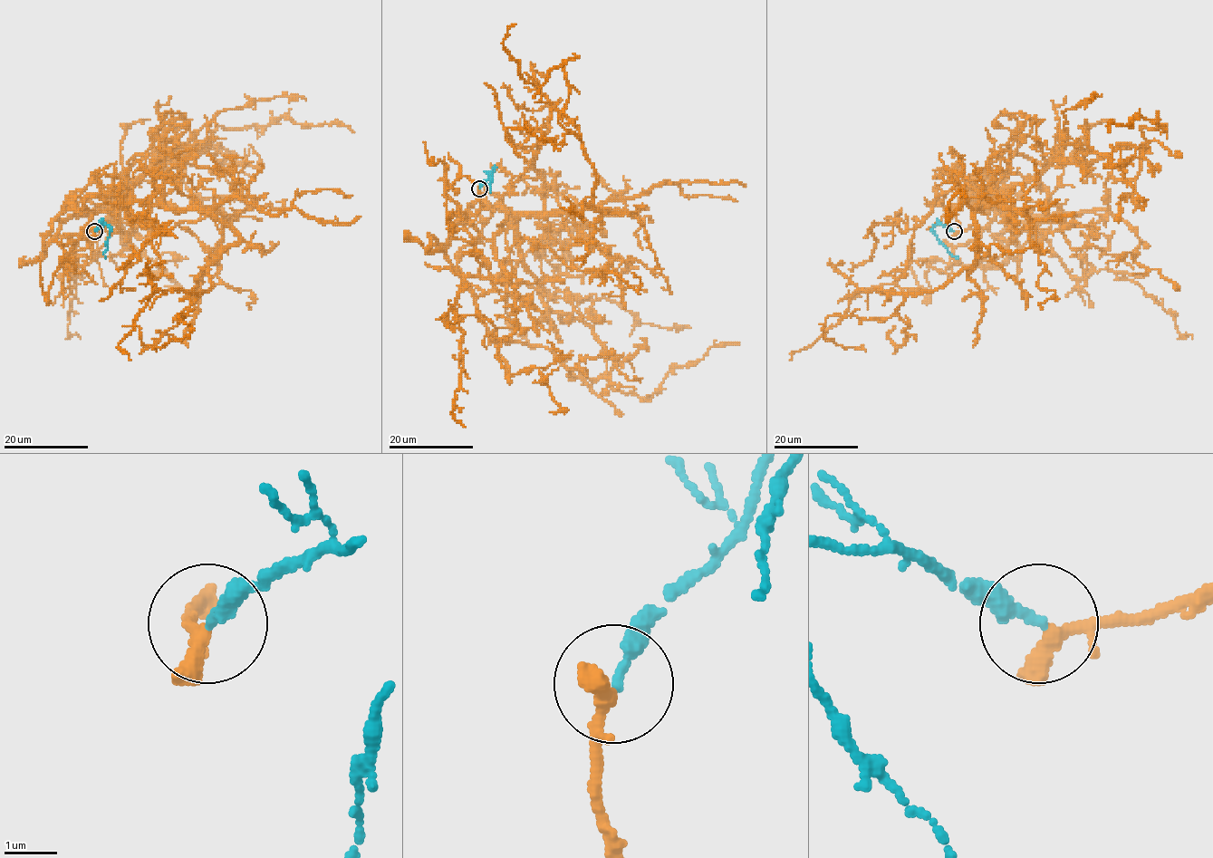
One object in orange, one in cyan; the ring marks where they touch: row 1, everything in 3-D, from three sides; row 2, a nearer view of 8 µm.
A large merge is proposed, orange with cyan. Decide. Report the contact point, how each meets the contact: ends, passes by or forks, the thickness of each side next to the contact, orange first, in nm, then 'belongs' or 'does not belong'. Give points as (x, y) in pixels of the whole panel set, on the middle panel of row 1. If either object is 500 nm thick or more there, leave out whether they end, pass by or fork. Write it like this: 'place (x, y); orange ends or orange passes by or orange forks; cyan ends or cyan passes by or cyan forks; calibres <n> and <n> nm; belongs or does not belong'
place (479, 188); orange forks; cyan ends; calibres 220 and 240 nm; belongs

